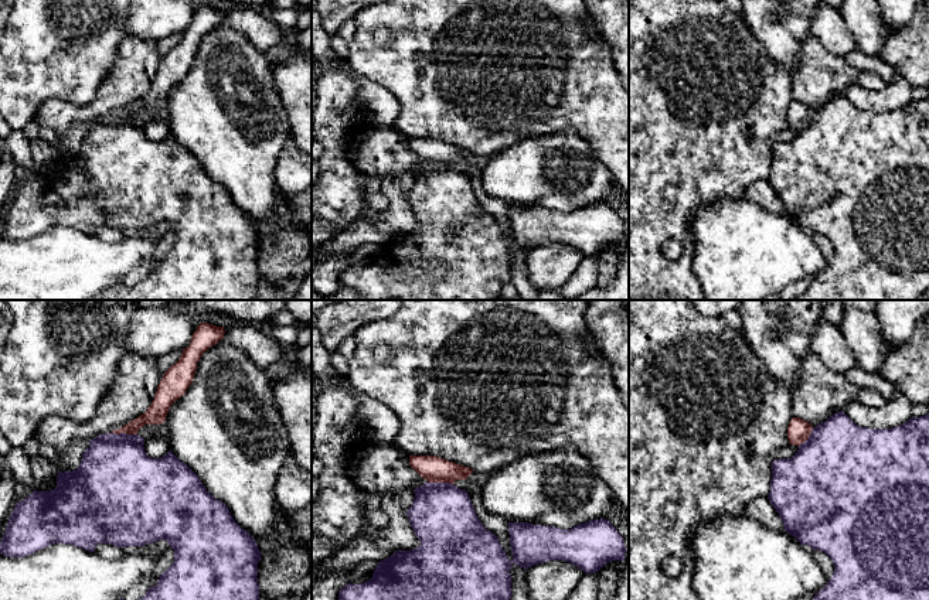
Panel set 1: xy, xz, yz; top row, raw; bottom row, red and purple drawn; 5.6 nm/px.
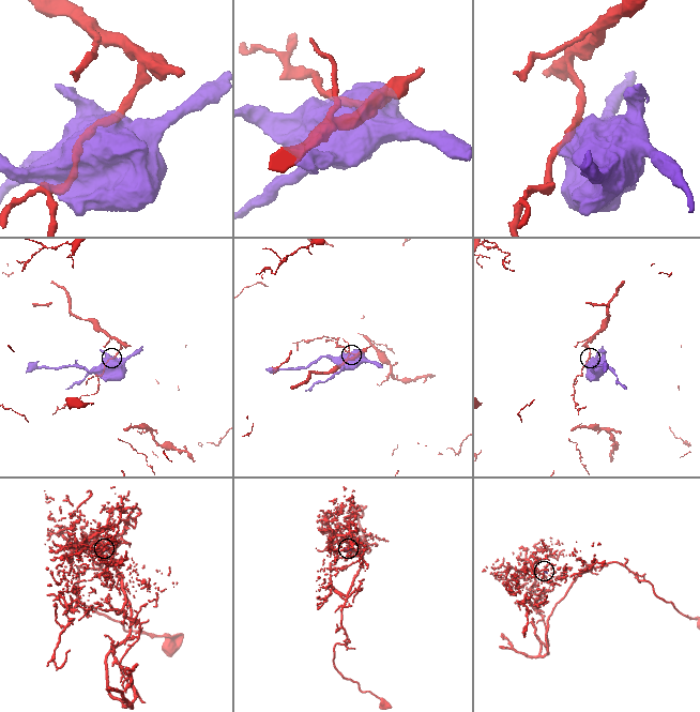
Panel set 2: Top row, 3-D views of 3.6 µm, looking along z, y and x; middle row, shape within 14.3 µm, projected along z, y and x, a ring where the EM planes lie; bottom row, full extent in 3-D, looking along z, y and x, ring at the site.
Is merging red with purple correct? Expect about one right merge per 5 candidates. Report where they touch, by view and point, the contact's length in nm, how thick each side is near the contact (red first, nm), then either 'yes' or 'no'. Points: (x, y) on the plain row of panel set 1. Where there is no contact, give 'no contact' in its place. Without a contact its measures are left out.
meets red in xy at (123, 115); contact 150 nm long; 120 nm thick on the red side, 420 nm on the other; no

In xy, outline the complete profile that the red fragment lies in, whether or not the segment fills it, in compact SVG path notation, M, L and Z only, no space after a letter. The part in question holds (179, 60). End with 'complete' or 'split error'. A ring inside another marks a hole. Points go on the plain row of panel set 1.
M201 6L193 16L190 28L183 33L180 42L163 58L147 93L110 116L137 117L139 112L144 108L164 106L170 89L180 82L191 68L201 38L222 23L224 17L224 10Z; complete

